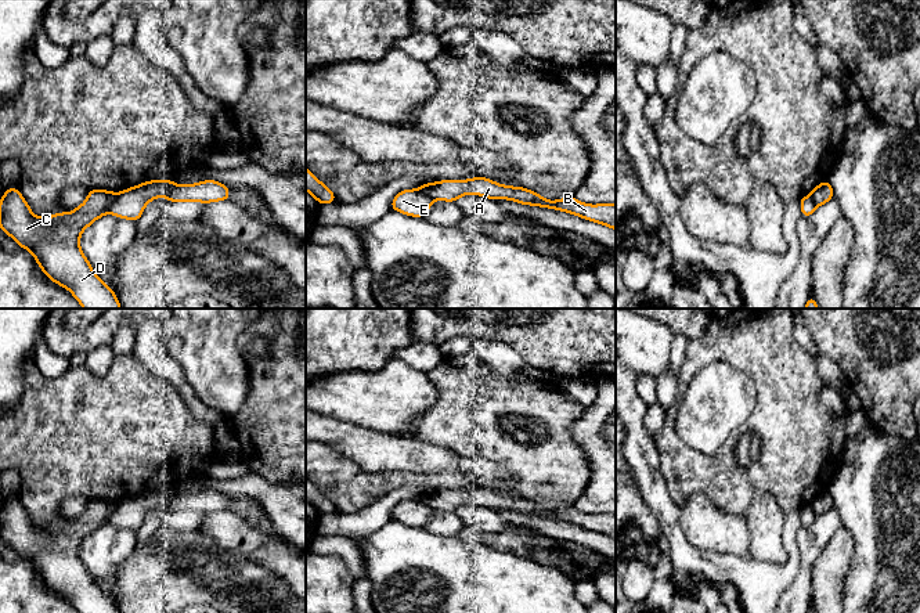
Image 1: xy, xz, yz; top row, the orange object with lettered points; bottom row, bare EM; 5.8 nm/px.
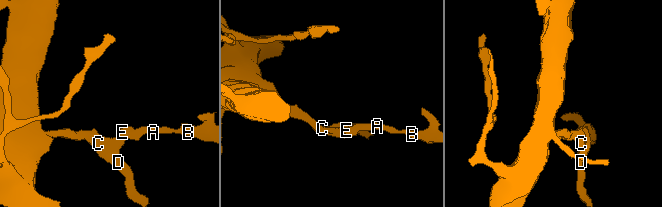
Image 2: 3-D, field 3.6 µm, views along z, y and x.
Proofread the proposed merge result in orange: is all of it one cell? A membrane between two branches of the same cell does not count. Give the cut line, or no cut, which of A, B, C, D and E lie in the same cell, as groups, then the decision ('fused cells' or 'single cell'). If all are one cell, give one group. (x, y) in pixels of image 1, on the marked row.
cut xy (116, 194), (105, 212); groups A B / C D E; fused cells

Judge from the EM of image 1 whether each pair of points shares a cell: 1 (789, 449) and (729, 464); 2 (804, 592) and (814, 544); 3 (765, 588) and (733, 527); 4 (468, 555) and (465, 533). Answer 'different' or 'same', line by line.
1: same
2: same
3: different
4: different

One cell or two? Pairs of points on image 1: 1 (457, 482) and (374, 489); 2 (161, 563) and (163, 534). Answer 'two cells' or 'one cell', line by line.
1: one cell
2: one cell

